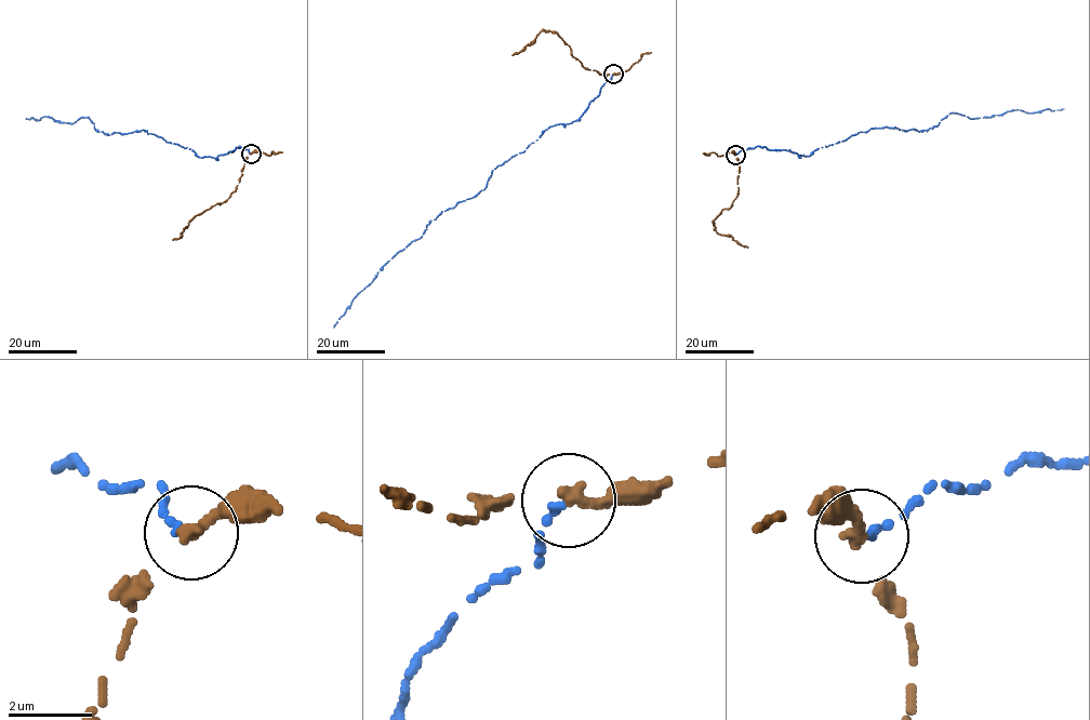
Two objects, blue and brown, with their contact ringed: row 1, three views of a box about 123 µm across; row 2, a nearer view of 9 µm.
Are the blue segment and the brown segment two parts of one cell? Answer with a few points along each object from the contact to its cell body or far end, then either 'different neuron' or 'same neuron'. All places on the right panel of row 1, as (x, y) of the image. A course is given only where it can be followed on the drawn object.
blue runs (735, 155), (759, 145), (809, 156), (872, 128), (922, 131), (952, 112), (974, 119), (1063, 108); brown runs (735, 155), (740, 167), (739, 192), (730, 208), (722, 209), (713, 222), (716, 231), (730, 235), (747, 247); different neuron

